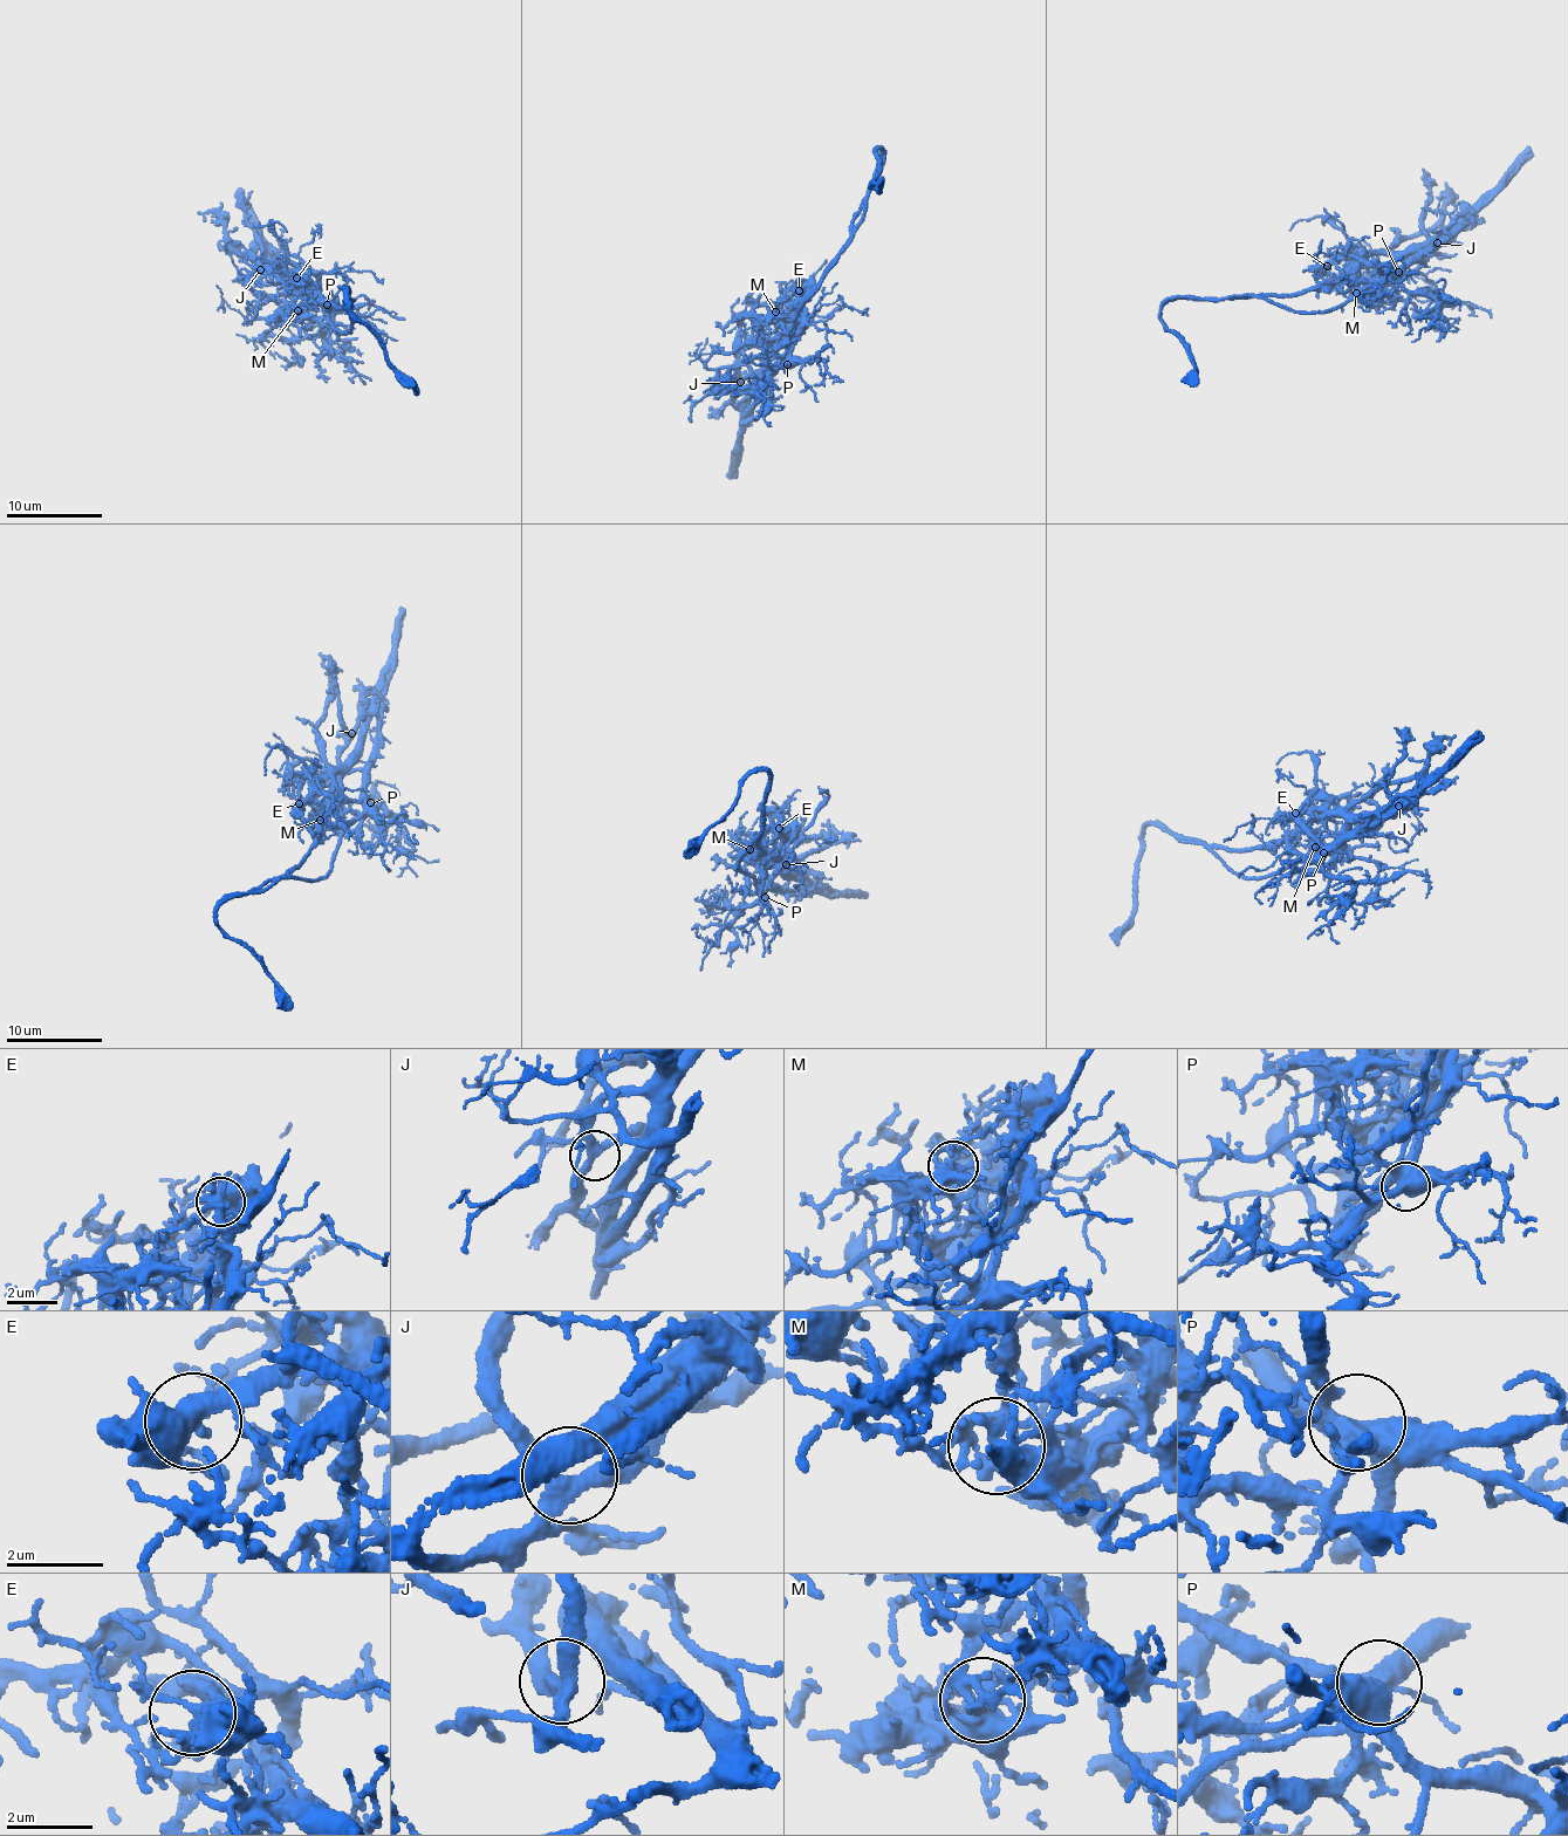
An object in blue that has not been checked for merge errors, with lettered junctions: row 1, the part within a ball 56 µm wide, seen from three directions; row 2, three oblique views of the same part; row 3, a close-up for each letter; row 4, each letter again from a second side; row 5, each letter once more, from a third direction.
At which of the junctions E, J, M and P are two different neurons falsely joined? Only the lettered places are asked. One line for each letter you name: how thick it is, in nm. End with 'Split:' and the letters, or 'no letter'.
M: Thickness 360 nm
Split: M

